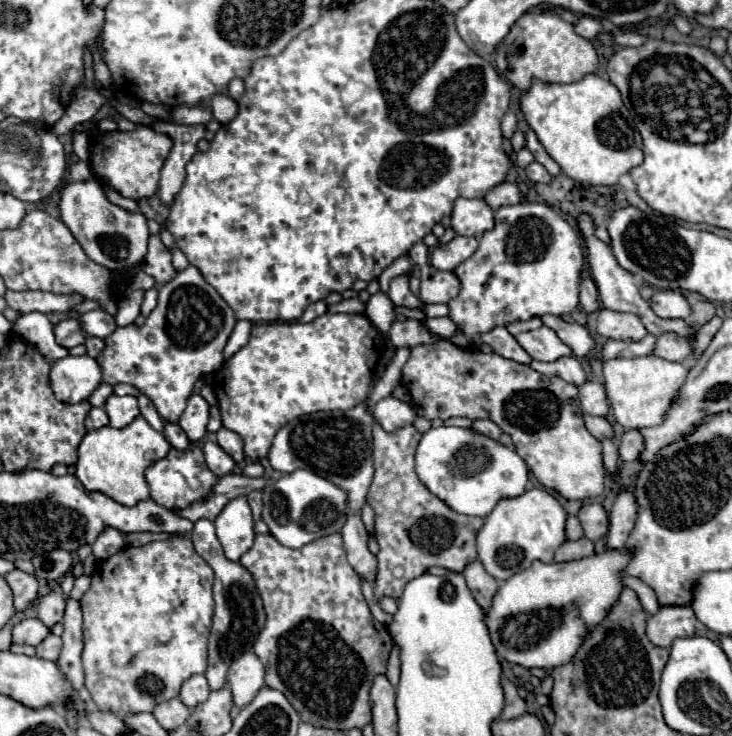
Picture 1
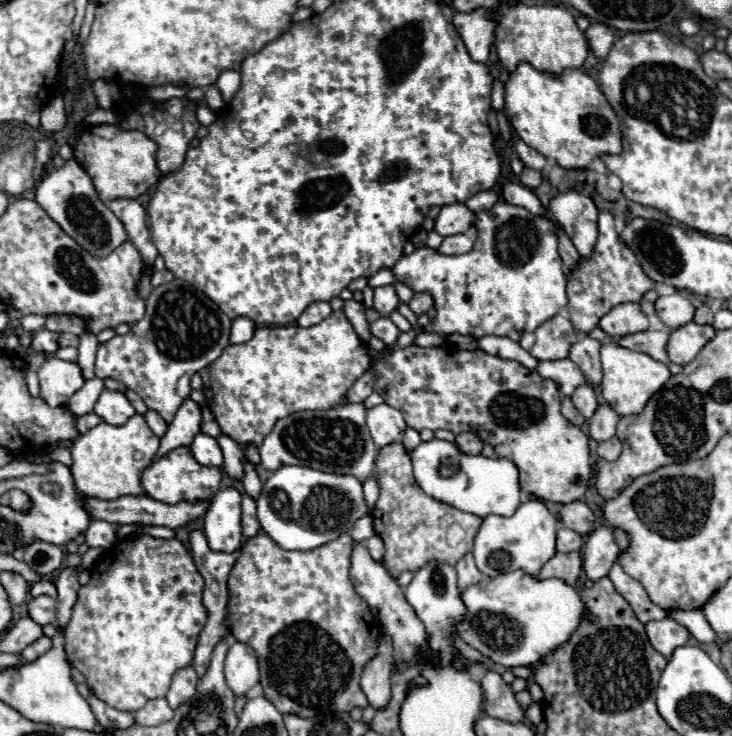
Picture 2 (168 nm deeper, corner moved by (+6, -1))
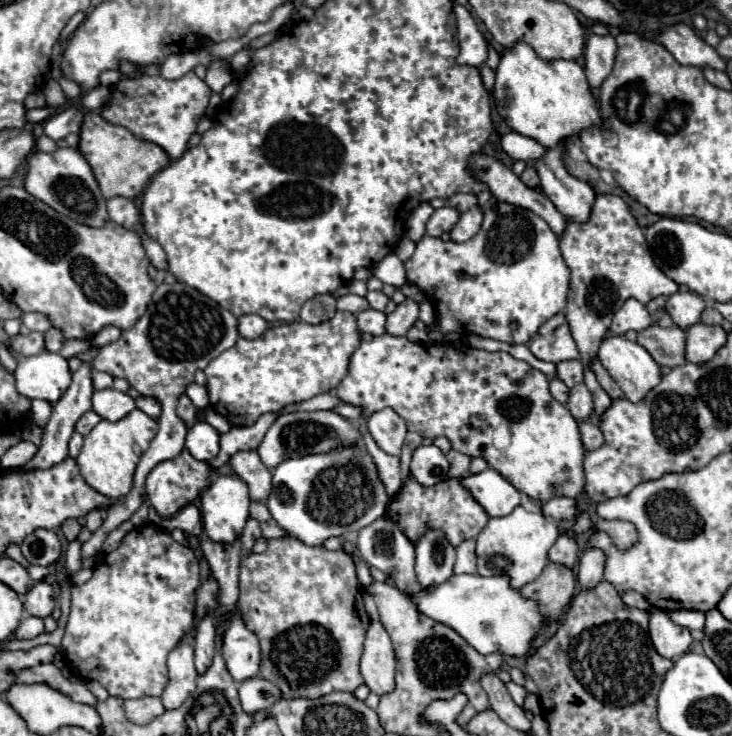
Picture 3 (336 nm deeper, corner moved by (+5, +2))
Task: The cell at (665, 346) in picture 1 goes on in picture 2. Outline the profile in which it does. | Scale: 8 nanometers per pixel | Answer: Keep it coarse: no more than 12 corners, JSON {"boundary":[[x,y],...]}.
{"boundary":[[693,321],[671,331],[667,355],[687,365],[715,335]]}

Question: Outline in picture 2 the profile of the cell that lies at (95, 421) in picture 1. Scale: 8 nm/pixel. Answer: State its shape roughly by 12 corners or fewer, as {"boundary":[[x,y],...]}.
{"boundary":[[95,413],[77,419],[77,431],[87,433],[101,423]]}

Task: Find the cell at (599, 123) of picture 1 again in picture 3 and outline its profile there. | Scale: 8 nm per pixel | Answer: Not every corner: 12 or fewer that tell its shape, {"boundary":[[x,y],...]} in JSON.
{"boundary":[[518,40],[500,56],[506,124],[556,146],[602,122],[584,68]]}

